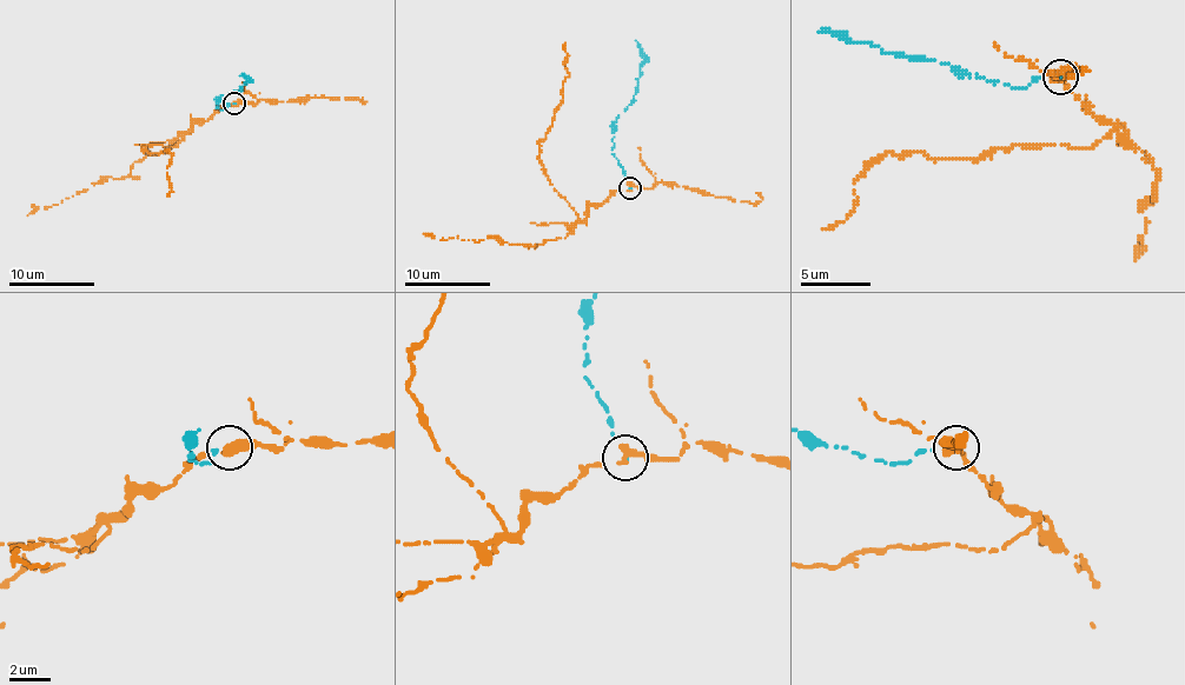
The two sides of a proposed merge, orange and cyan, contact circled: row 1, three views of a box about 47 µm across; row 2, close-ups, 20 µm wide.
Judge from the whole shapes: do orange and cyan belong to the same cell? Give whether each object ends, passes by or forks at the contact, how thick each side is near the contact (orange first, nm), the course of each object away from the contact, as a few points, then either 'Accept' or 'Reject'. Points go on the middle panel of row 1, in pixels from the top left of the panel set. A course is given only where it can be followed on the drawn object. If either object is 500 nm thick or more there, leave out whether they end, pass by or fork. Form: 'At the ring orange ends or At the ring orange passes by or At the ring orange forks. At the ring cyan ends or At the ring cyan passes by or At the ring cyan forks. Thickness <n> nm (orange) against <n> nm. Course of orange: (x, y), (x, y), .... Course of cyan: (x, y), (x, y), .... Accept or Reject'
At the ring orange passes by. At the ring cyan ends. Thickness 360 nm (orange) against 100 nm. Course of orange: (629, 188), (593, 204), (582, 220), (538, 158), (538, 144), (569, 74), (564, 42). Course of cyan: (629, 188), (611, 154), (614, 121), (634, 98), (644, 60), (636, 40). Reject

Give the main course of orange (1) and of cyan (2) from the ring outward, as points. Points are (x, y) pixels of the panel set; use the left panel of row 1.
1: (233, 104), (197, 120), (173, 146), (143, 146), (156, 153), (167, 148), (173, 155), (167, 168), (169, 195)
2: (233, 104), (225, 110), (216, 108), (218, 97), (238, 93), (249, 80), (240, 75)

